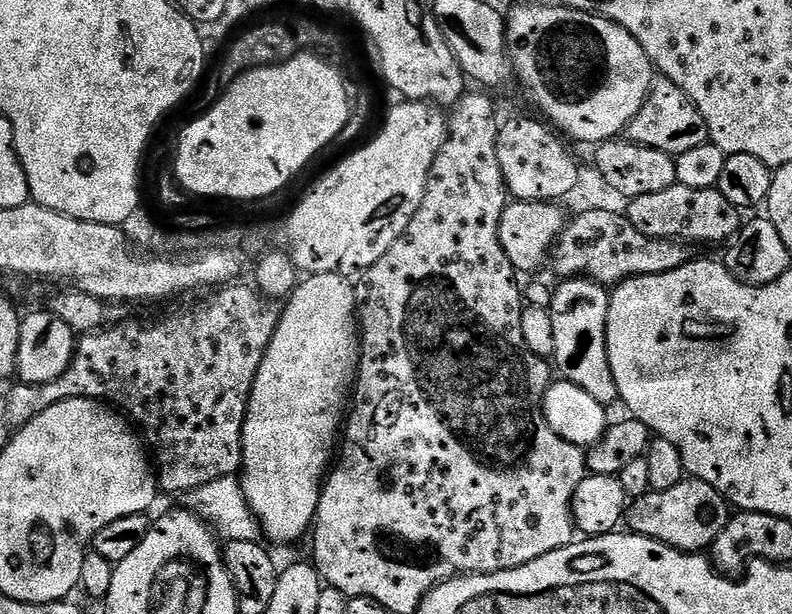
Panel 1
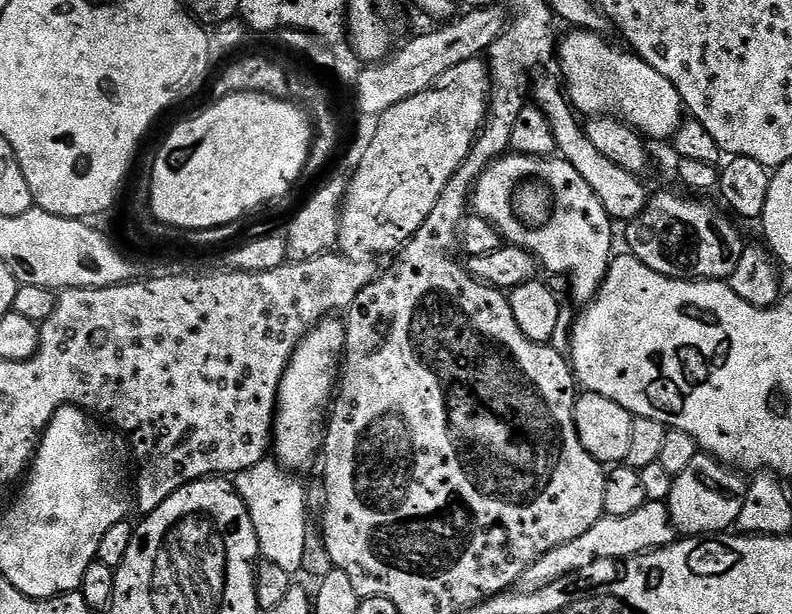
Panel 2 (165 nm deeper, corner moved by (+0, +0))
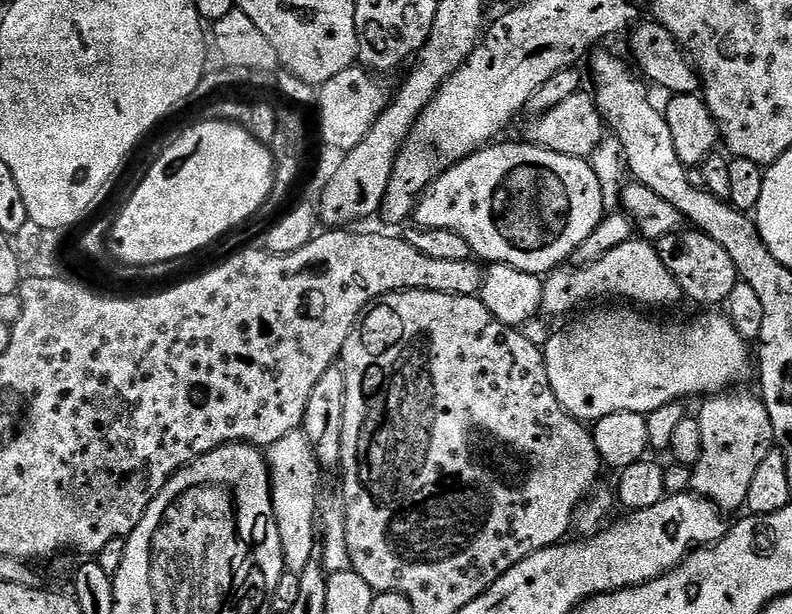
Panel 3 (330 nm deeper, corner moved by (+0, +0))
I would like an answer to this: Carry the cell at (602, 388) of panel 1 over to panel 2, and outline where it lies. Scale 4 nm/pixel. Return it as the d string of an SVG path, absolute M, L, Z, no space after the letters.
M505 154L499 160L495 160L478 178L476 189L472 192L470 208L475 215L486 218L486 222L493 224L507 243L517 244L519 248L526 250L530 255L536 257L537 261L542 265L543 271L545 268L548 272L568 272L569 278L572 279L572 292L581 300L581 305L587 306L596 297L596 292L606 278L608 266L612 263L614 255L614 249L612 249L612 227L614 227L614 221L611 216L606 214L602 202L598 202L598 194L594 194L594 190L590 190L590 186L586 186L586 182L578 174L578 170L574 170L574 166L570 166L565 160L559 158Z

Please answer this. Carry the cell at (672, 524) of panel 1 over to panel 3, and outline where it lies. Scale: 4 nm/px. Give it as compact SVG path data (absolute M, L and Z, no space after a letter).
M725 390L717 395L709 396L703 401L700 413L695 417L698 426L702 426L702 454L696 464L691 465L691 491L697 496L706 498L714 507L725 514L743 509L750 494L750 481L754 479L754 470L762 463L762 458L776 448L774 438L774 422L766 410L764 401L759 395L740 390Z

